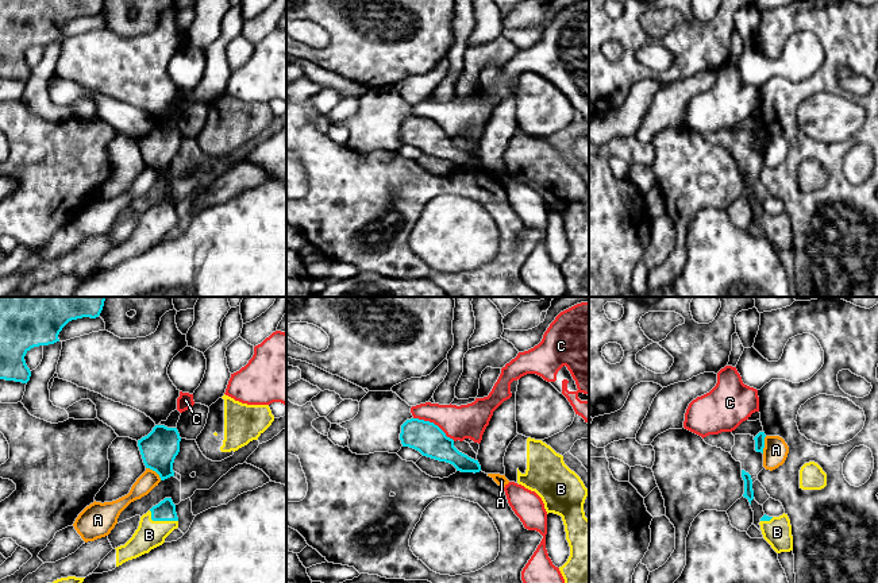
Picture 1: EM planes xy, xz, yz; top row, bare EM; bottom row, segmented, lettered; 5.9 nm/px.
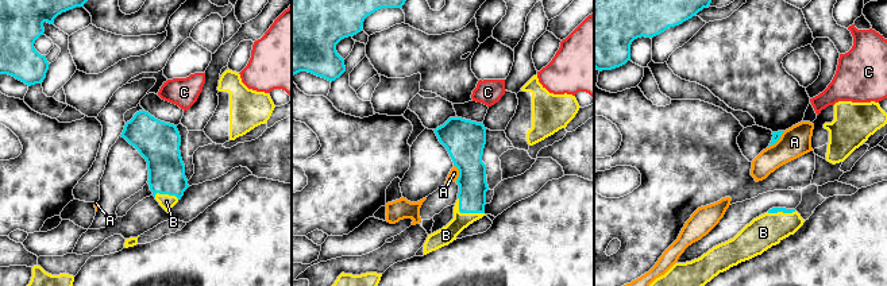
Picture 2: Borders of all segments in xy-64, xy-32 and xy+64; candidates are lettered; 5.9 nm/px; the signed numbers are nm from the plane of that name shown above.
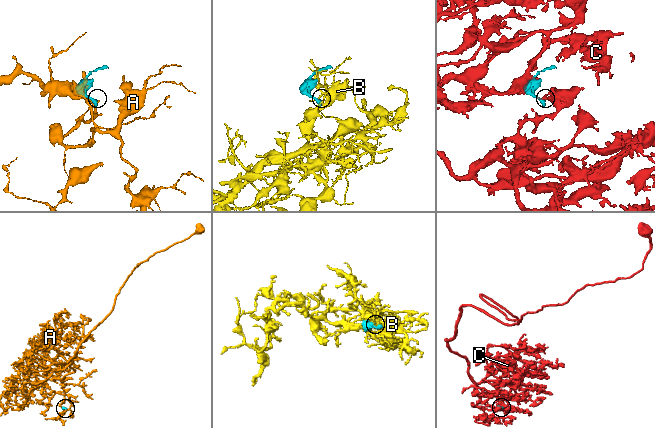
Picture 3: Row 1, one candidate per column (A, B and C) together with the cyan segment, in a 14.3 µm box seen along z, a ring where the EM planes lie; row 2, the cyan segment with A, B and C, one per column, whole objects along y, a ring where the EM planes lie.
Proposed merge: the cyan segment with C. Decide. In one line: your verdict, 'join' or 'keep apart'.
keep apart

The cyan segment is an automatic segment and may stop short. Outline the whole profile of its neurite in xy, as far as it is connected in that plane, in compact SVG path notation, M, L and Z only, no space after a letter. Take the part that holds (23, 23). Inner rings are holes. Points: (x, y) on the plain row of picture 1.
M0 0L0 77L27 81L31 69L26 62L26 51L39 43L59 39L58 32L72 18L96 16L104 0Z

